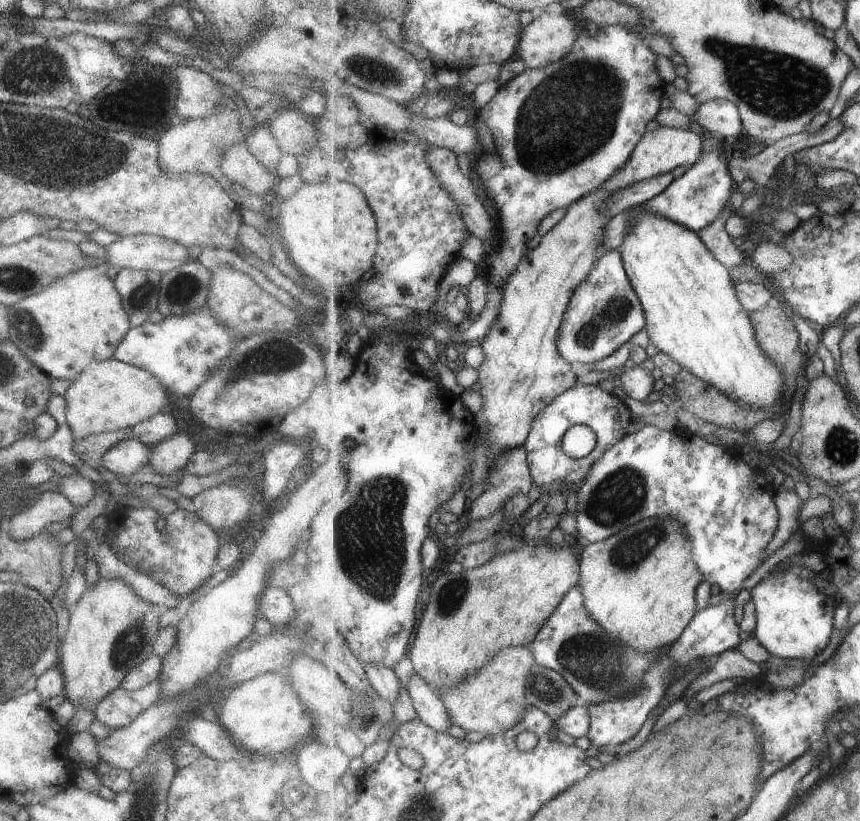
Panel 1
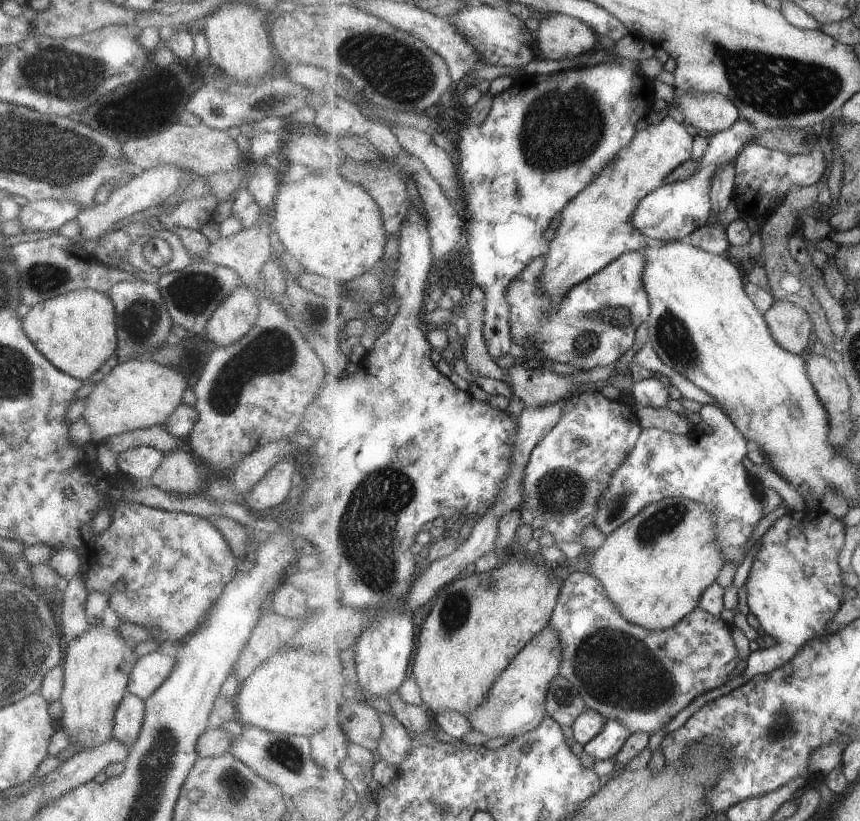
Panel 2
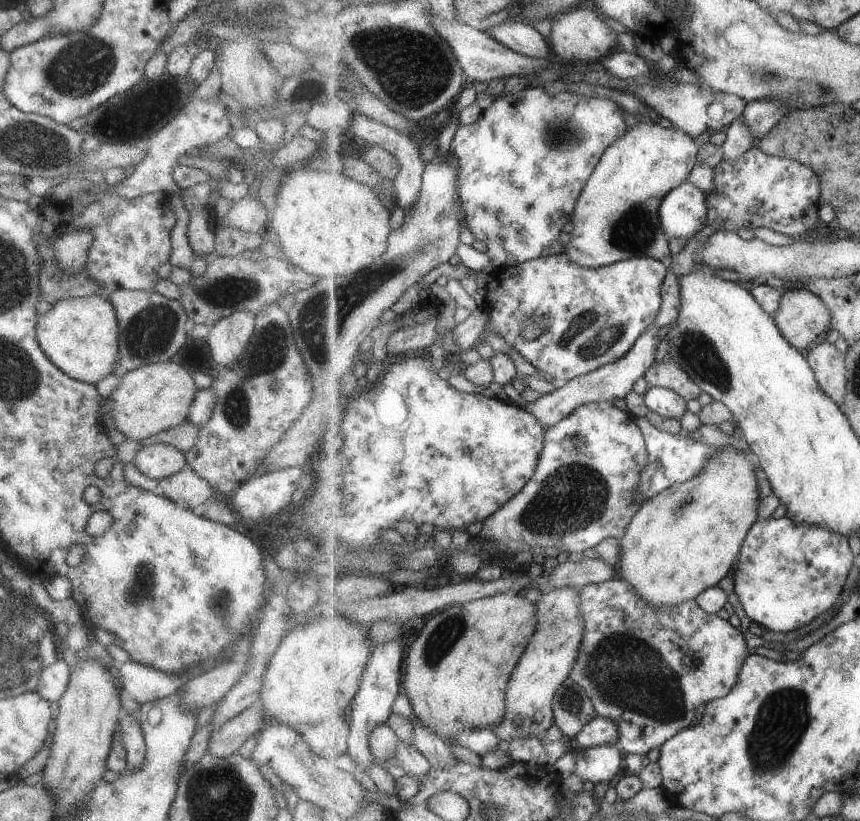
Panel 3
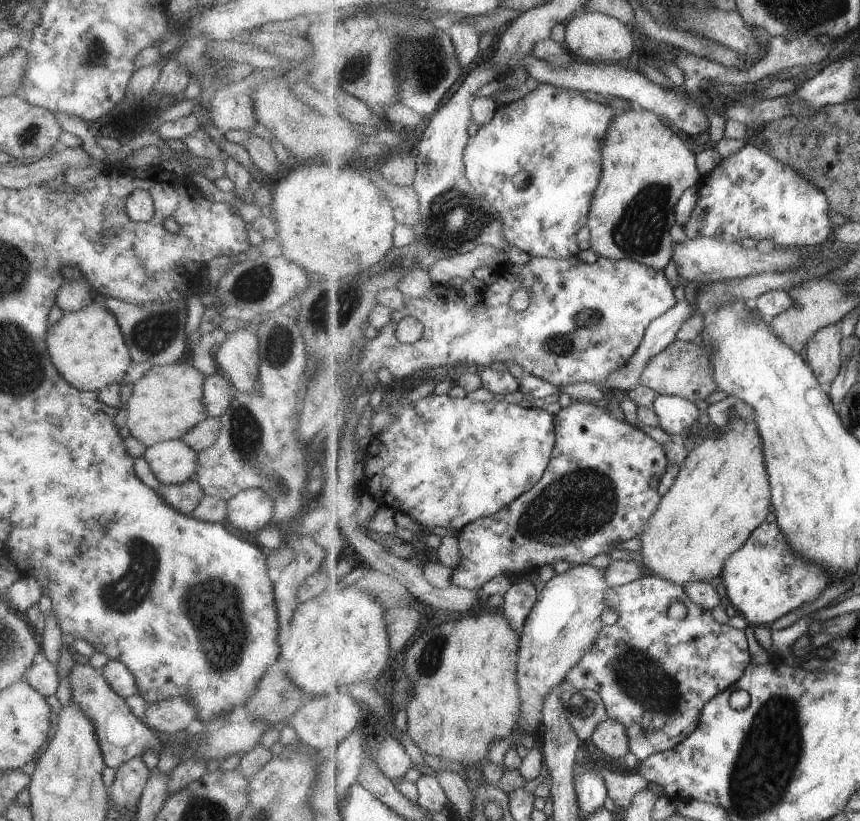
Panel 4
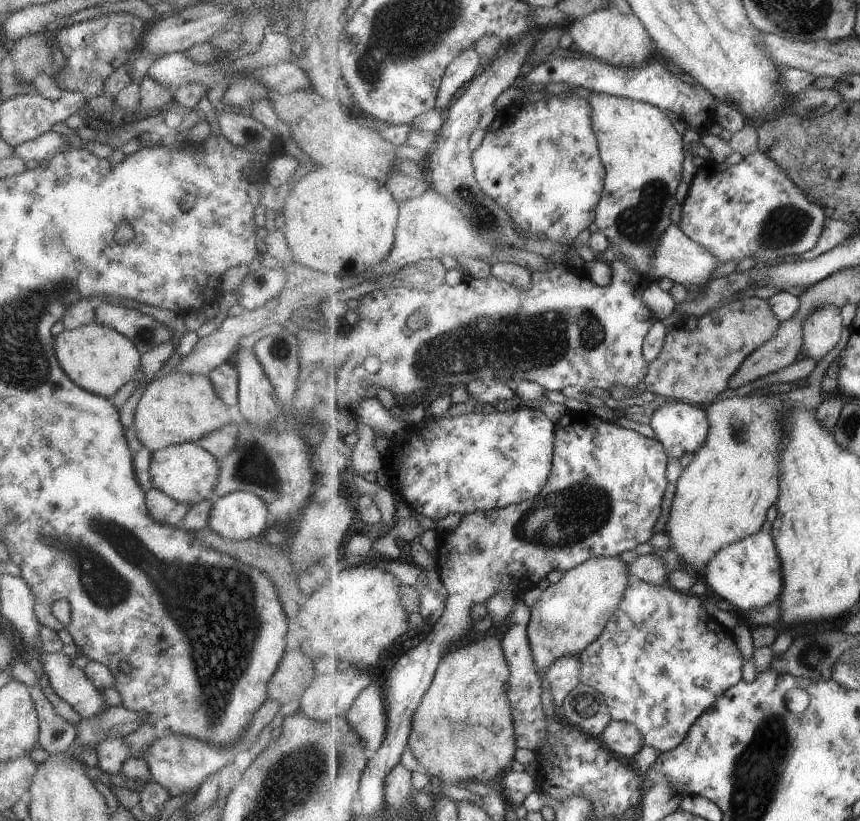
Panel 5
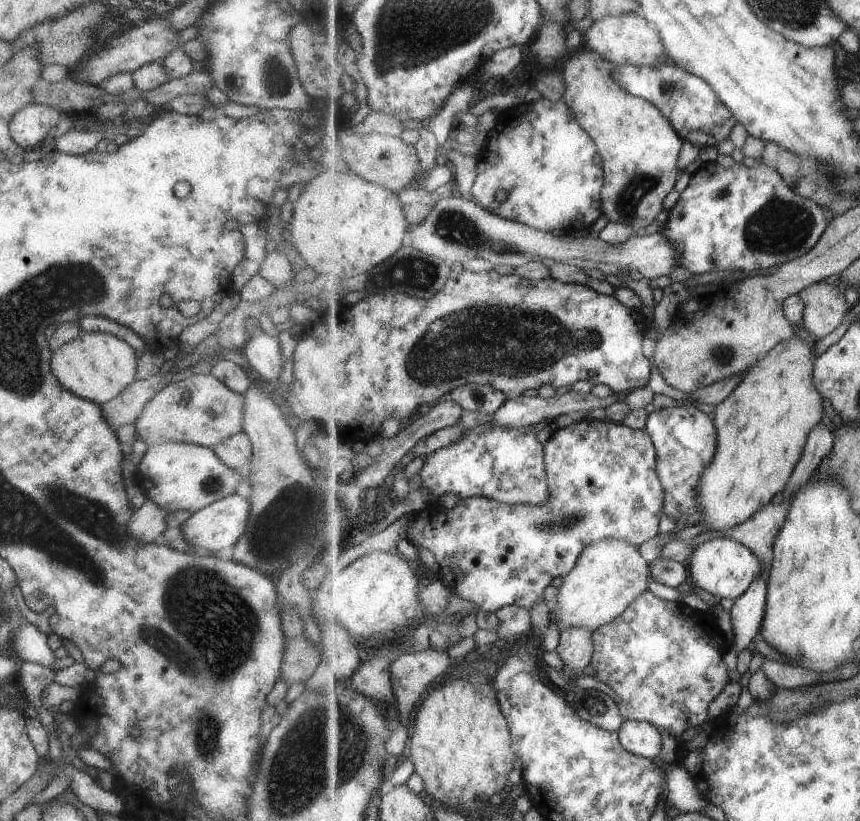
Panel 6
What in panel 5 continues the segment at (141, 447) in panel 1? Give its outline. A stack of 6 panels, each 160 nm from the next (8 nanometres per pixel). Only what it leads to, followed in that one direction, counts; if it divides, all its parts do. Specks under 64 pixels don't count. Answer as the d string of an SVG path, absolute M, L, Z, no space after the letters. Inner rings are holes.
M175 443L157 449L150 454L148 474L151 486L166 494L174 501L192 504L211 500L212 492L217 484L218 466L216 458L203 450L197 443Z

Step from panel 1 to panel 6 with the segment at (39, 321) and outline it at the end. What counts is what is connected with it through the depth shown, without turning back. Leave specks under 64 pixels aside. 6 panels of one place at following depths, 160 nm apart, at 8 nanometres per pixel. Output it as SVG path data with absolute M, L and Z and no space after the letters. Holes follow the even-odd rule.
M82 331L76 338L52 351L49 368L65 390L79 398L103 405L136 380L137 358L134 353L127 342L115 338L113 334Z

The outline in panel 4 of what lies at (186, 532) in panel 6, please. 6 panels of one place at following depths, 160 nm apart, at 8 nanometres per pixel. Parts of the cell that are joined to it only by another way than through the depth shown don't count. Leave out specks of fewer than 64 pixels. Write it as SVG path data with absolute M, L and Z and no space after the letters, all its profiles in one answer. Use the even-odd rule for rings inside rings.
M249 487L226 500L224 520L235 530L257 532L270 522L272 506L272 500L265 491Z

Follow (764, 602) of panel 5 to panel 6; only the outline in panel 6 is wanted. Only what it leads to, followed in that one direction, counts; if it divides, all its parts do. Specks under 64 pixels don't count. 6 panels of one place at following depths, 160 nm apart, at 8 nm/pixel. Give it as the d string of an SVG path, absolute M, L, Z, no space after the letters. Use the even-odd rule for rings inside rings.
M726 537L715 538L698 546L687 568L689 581L694 586L707 591L717 599L728 598L733 601L743 596L755 582L755 578L759 578L765 572L765 564L753 550L749 550L745 544L733 538Z

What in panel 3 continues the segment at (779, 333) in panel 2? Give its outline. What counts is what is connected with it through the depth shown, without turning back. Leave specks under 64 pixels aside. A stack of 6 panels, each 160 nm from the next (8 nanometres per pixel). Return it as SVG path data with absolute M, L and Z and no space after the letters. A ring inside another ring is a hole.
M786 287L780 309L773 315L788 341L806 353L832 328L832 312L826 302L813 291Z

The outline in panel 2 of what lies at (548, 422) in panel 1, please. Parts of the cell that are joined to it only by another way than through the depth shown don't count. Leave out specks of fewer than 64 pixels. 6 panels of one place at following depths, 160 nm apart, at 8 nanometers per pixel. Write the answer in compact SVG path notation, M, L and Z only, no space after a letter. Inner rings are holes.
M587 391L570 401L559 424L547 433L531 453L524 478L523 500L518 508L520 522L529 524L533 530L542 530L542 534L551 534L555 542L577 540L587 526L595 526L600 502L612 482L614 472L637 446L642 429L633 406L621 400L609 400L601 392Z

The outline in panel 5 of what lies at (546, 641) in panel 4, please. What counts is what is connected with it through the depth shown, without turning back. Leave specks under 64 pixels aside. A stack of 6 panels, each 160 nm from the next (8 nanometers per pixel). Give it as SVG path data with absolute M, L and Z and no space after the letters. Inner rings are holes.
M617 556L593 557L563 574L558 583L551 583L541 594L532 608L532 617L528 624L528 637L532 644L534 657L540 666L540 672L565 655L581 653L604 632L608 622L620 608L624 594L632 585L633 576L630 566Z

